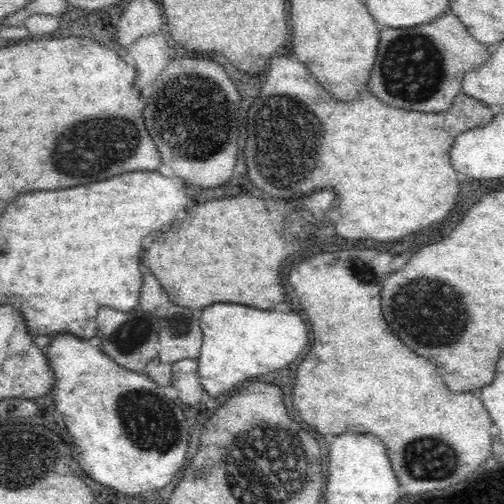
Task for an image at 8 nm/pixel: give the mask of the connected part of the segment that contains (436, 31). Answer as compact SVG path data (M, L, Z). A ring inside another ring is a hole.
M442 14L416 28L382 28L376 64L365 88L370 88L376 98L396 108L446 112L462 92L465 74L488 60L489 48L474 40L454 14Z

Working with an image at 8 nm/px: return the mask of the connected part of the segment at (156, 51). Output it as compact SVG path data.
M160 31L141 36L131 44L128 52L133 57L137 72L134 78L136 88L142 90L144 86L152 84L152 80L160 78L167 67L171 50Z

